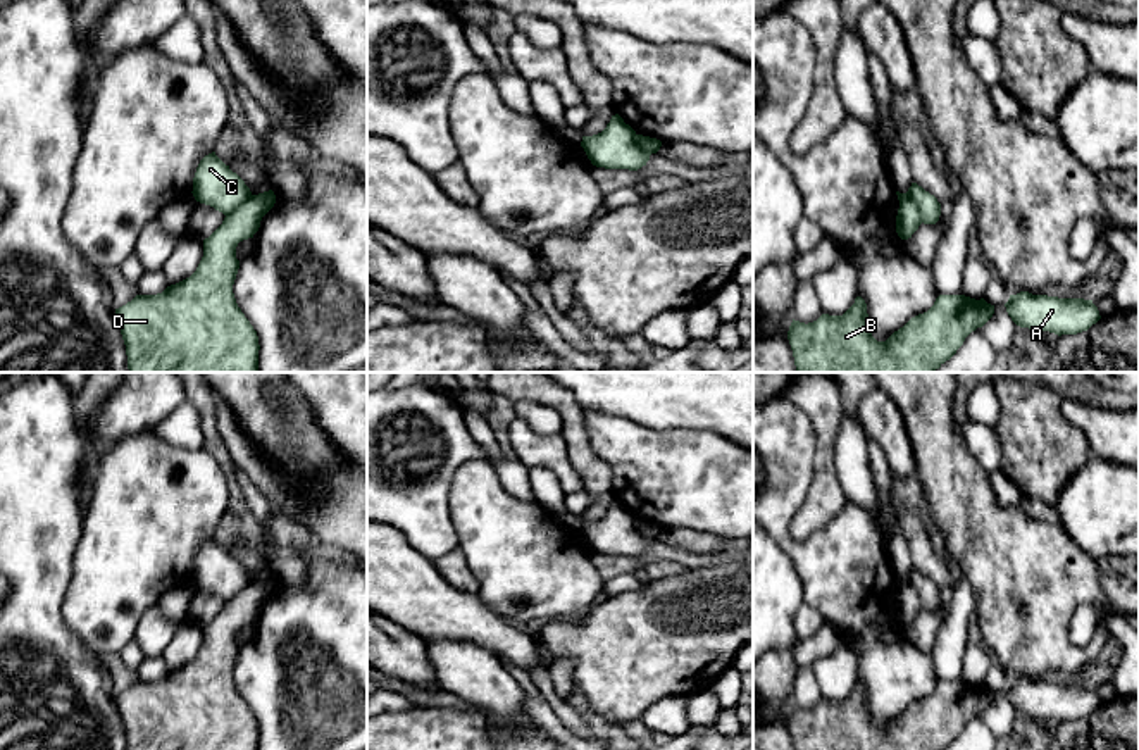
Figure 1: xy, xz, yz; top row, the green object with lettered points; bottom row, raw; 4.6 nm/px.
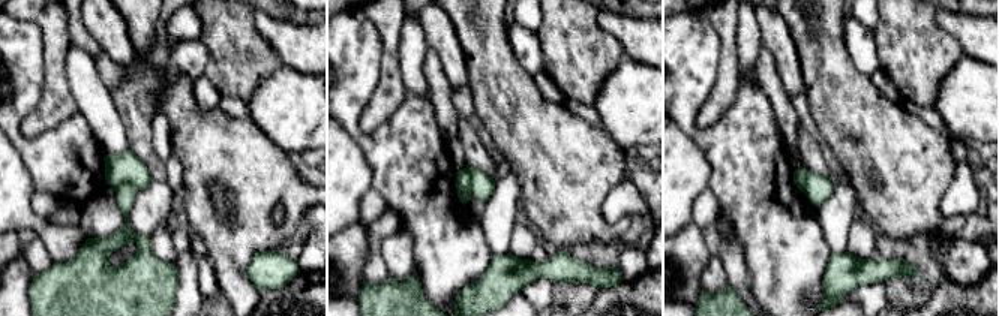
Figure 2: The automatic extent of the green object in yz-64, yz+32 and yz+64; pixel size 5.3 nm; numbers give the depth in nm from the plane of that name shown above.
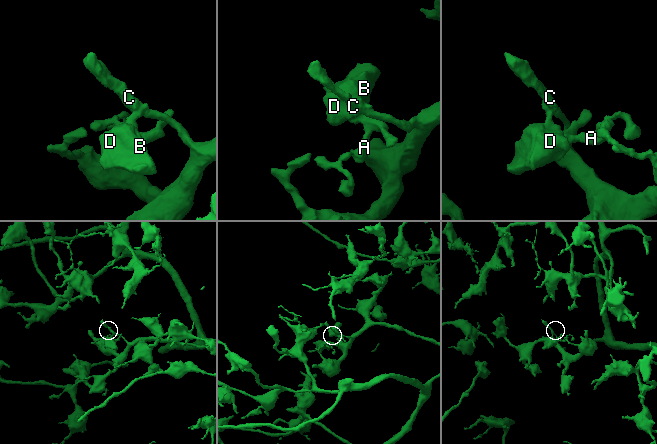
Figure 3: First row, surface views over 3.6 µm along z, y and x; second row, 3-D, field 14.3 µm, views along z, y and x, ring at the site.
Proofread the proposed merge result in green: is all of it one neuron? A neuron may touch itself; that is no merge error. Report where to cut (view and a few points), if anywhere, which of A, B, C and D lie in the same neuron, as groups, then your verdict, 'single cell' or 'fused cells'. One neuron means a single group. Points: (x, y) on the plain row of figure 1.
cut in yz along (902, 585), (914, 588), (922, 607); A B D / C; fused cells

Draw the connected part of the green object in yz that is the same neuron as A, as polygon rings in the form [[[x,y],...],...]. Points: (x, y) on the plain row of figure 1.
[[[1020,678],[1005,690],[1008,702],[1020,714],[1049,717],[1058,722],[1087,717],[1101,702],[1092,686],[1058,684]]]

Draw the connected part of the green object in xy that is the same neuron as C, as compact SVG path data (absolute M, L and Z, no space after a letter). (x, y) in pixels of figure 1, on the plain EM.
M215 538L200 547L191 579L196 588L210 591L224 602L234 598L252 583L245 567Z

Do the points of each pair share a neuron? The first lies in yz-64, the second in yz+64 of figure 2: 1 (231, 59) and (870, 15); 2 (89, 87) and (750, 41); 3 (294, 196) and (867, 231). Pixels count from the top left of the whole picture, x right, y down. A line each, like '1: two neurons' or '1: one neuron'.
1: two neurons
2: one neuron
3: two neurons

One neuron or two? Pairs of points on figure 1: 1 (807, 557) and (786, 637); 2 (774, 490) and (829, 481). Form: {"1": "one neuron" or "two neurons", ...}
{"1": "two neurons", "2": "two neurons"}

